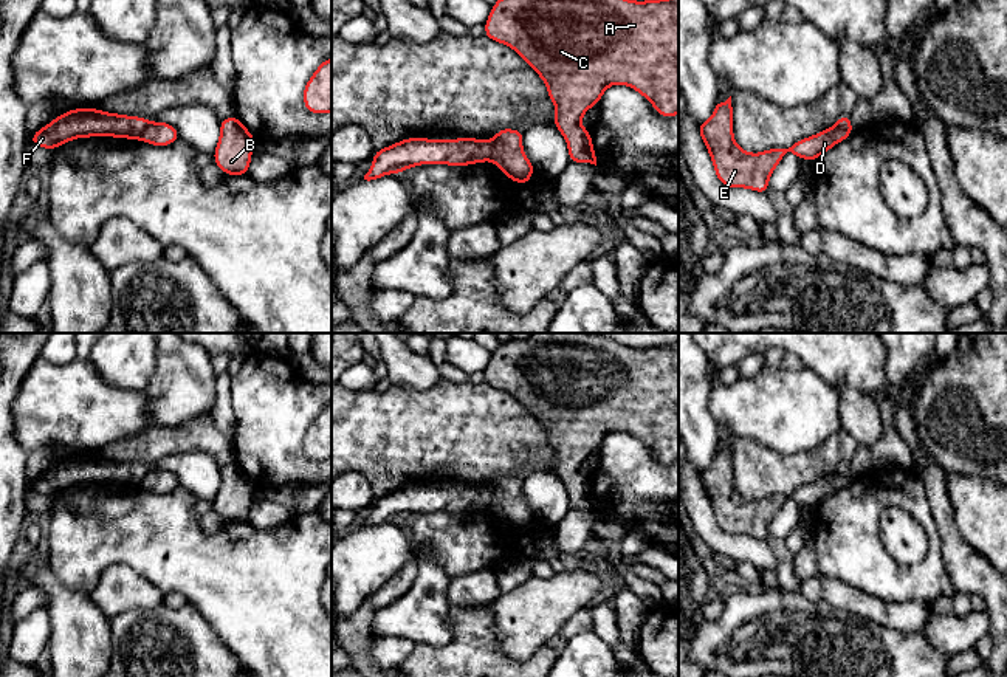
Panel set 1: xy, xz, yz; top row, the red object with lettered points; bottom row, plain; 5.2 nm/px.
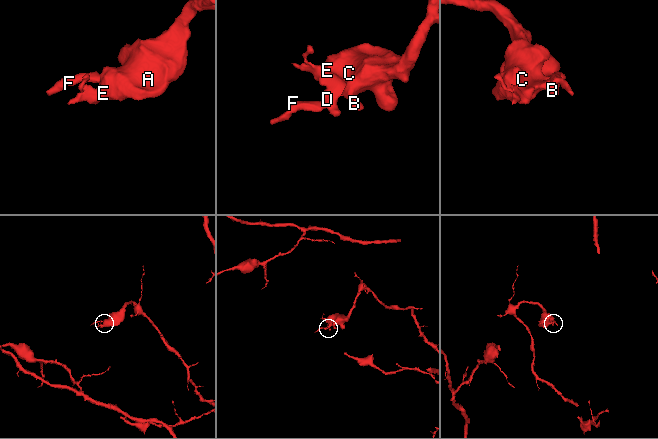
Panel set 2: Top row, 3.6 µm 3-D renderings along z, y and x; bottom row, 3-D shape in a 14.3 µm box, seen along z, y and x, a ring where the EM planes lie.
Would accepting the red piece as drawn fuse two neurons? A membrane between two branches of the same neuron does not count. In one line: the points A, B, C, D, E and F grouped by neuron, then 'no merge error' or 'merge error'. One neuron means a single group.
A B C D E / F; merge error

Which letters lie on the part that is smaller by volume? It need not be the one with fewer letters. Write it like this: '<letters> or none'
F

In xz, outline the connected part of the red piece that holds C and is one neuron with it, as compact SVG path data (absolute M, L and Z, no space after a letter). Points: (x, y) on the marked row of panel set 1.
M497 0L483 26L488 39L513 48L545 82L556 107L555 127L567 141L572 163L596 166L592 138L581 118L613 84L632 87L665 118L679 113L679 0Z

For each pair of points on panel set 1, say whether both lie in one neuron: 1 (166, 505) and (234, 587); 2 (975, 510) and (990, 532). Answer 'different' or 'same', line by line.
1: same
2: same

